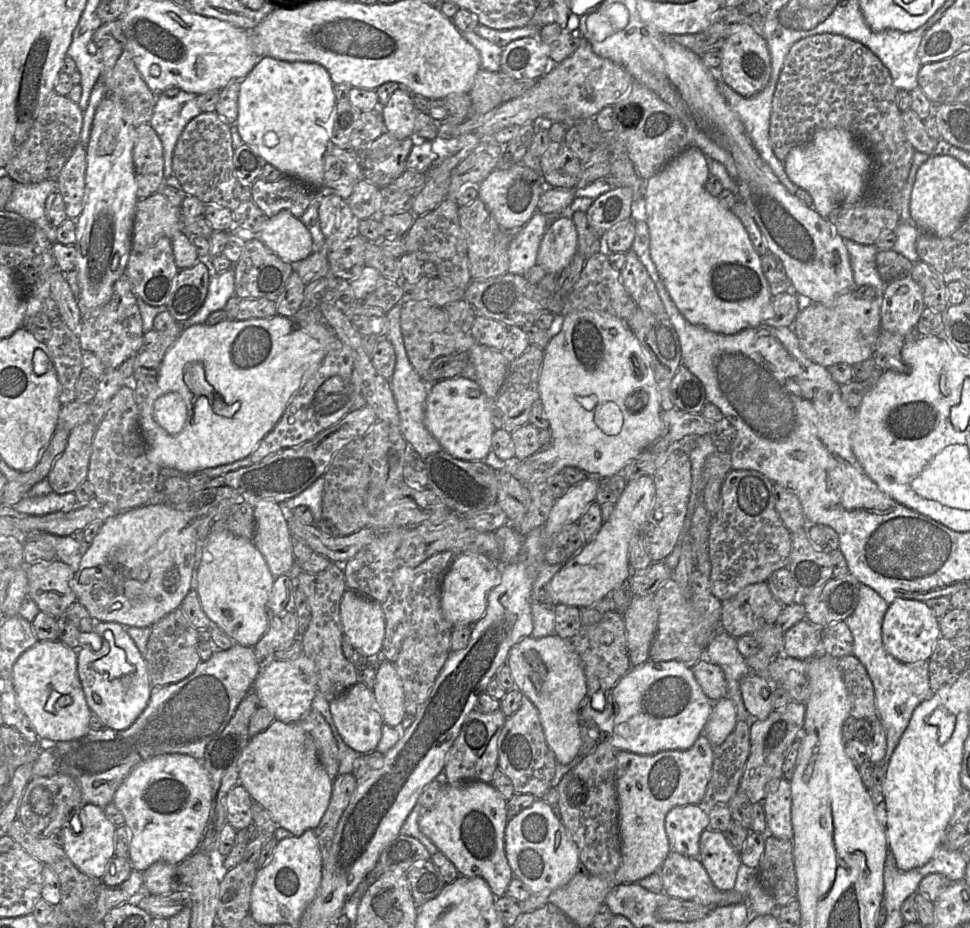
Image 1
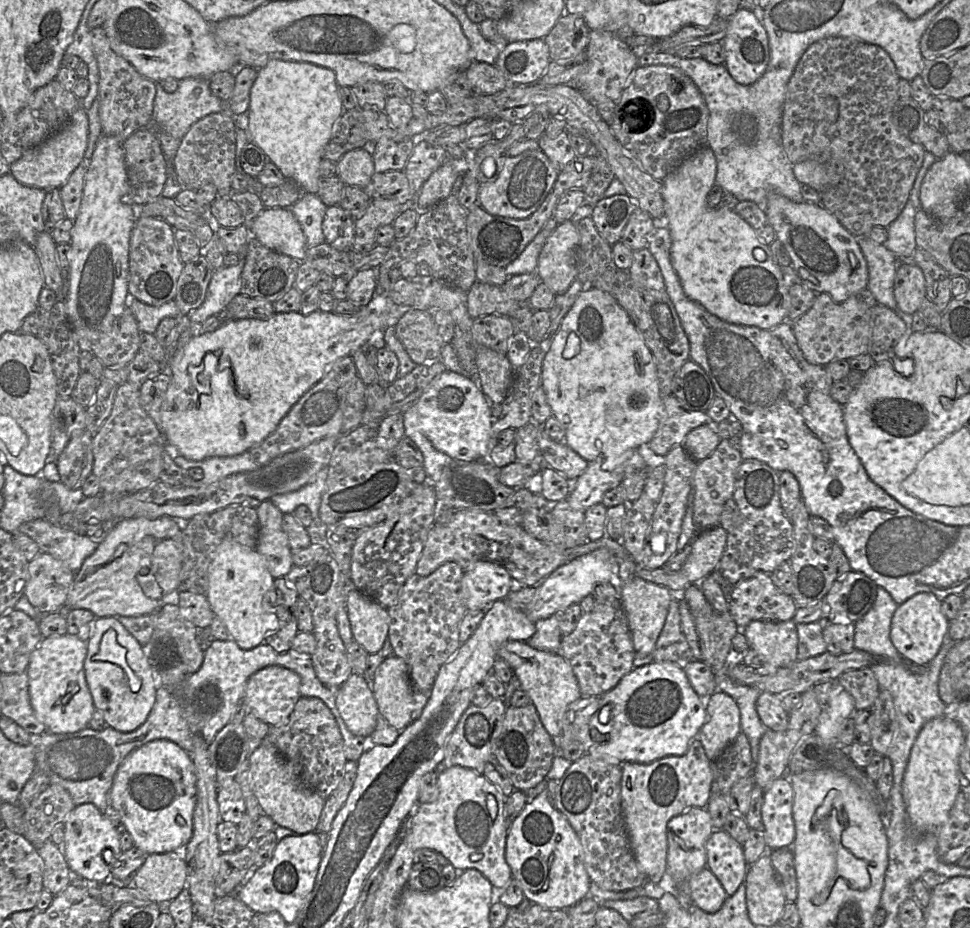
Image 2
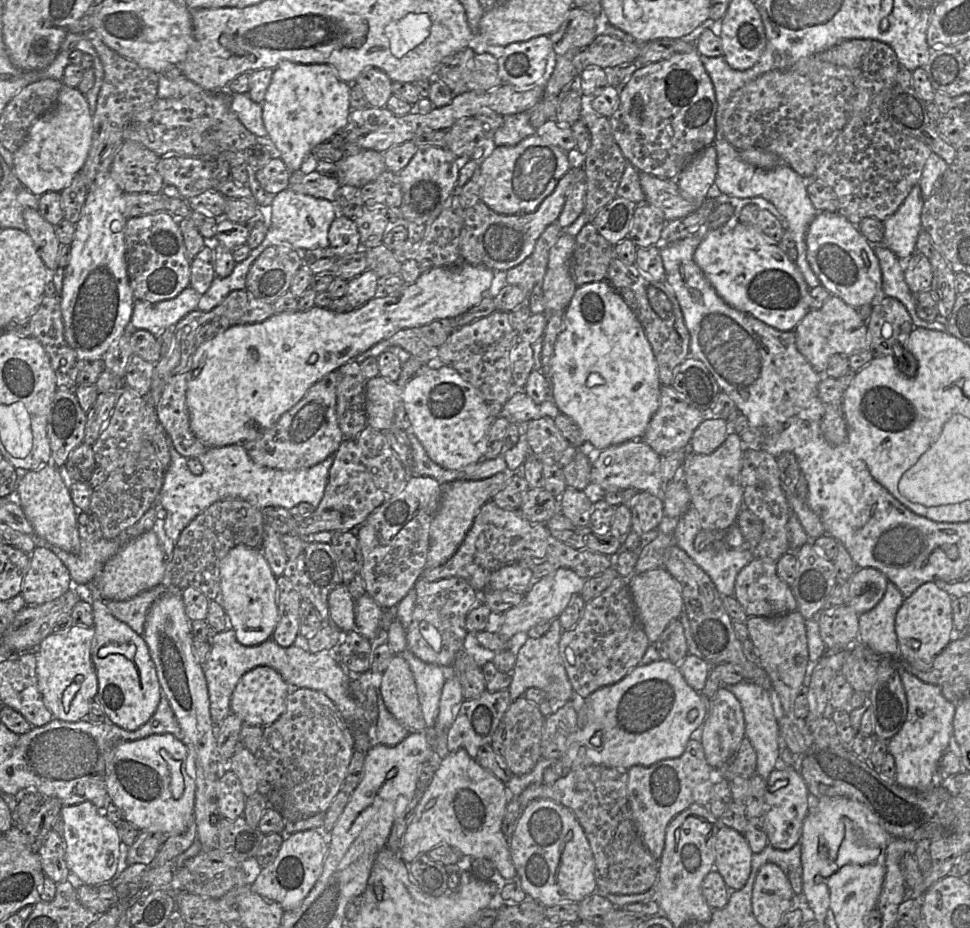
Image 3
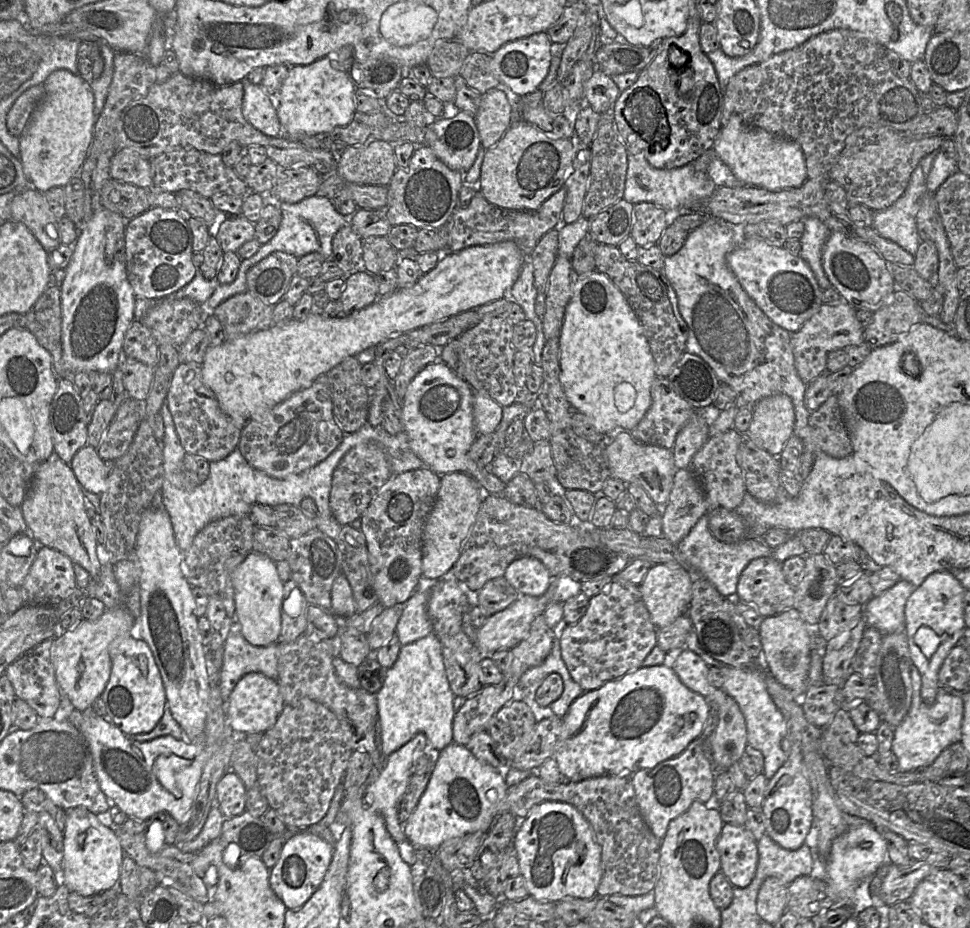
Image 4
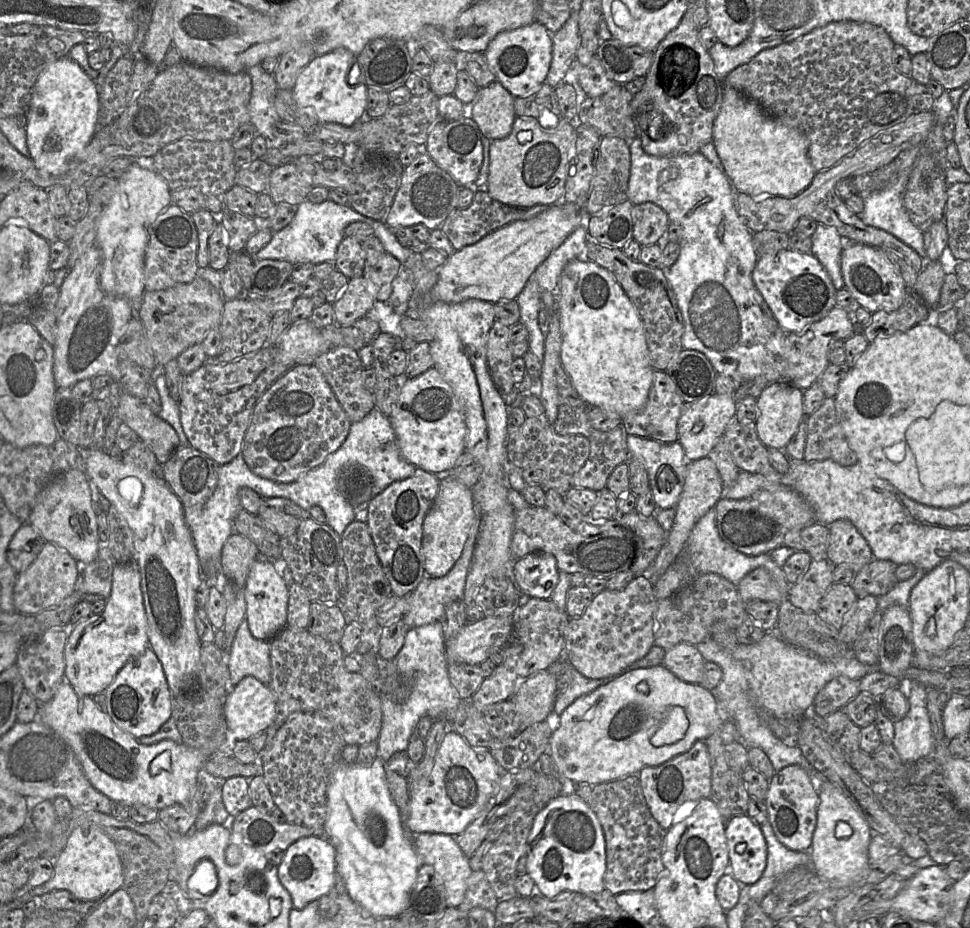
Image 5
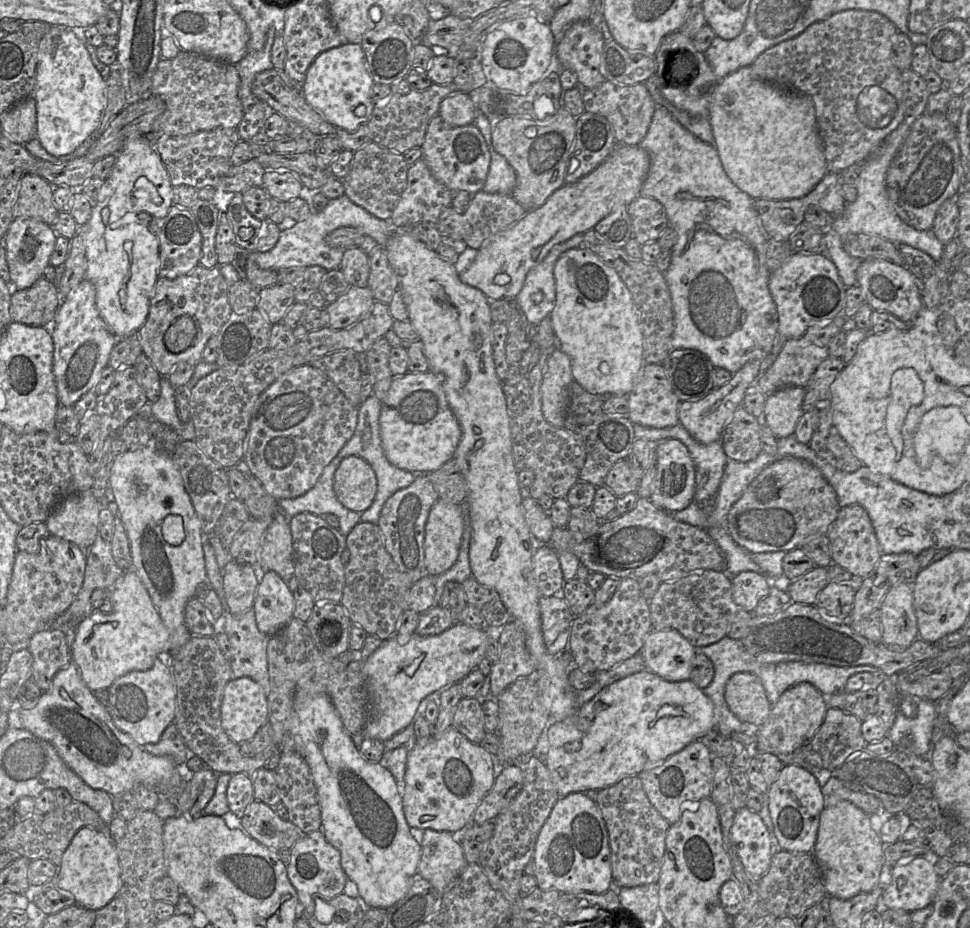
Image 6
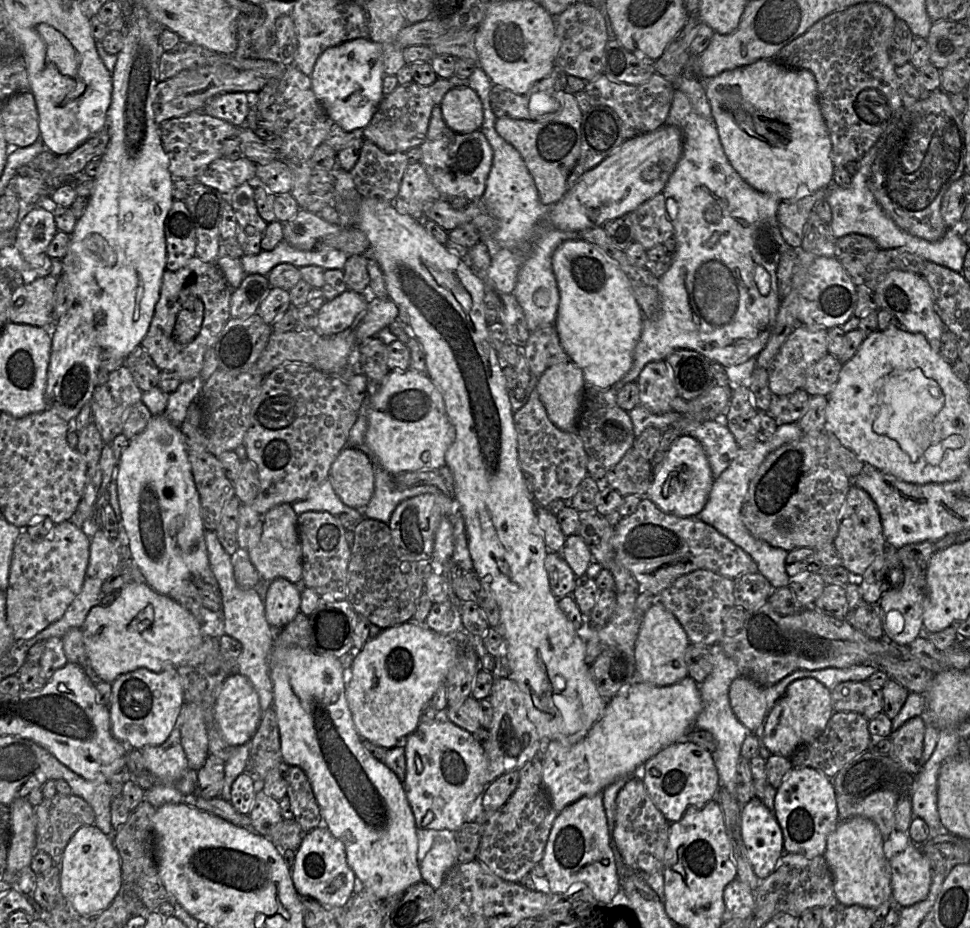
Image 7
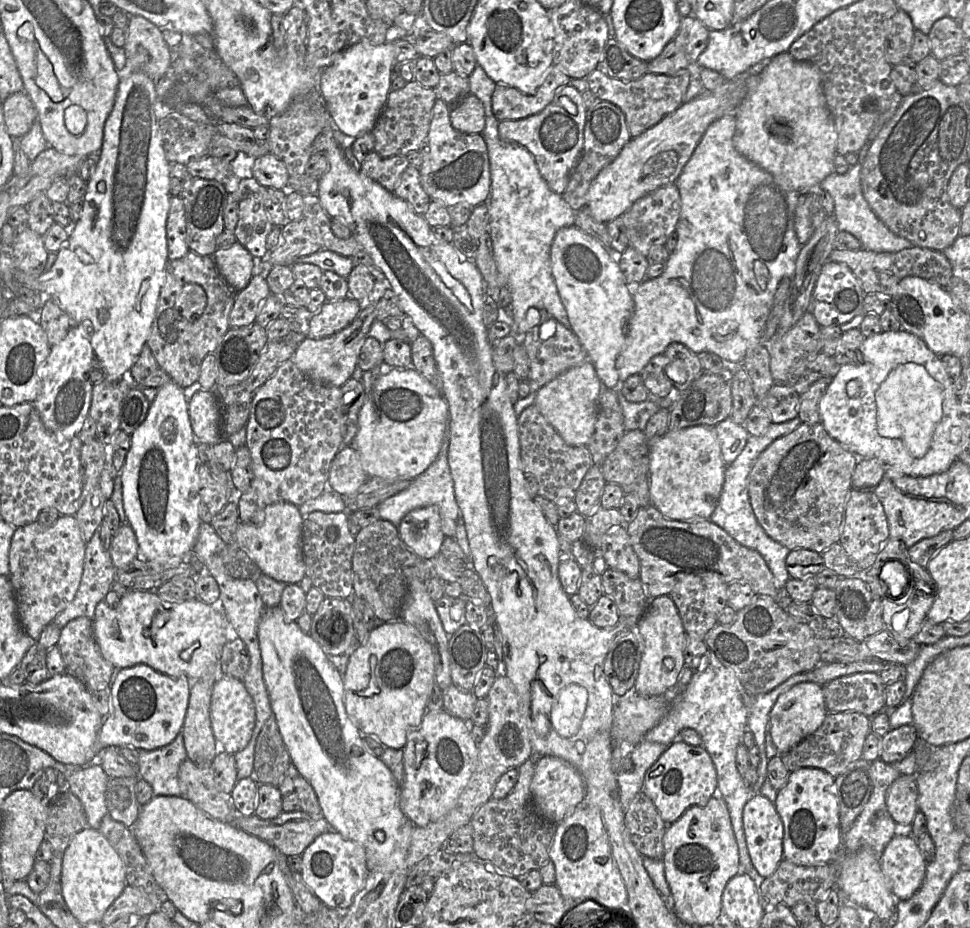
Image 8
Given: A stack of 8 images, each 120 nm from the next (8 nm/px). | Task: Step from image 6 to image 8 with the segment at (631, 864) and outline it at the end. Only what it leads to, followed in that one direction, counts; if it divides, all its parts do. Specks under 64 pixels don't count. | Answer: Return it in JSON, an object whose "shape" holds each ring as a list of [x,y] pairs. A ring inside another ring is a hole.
{"shape":[[[643,790],[637,793],[626,810],[625,824],[642,856],[663,860],[663,838],[668,824]]]}

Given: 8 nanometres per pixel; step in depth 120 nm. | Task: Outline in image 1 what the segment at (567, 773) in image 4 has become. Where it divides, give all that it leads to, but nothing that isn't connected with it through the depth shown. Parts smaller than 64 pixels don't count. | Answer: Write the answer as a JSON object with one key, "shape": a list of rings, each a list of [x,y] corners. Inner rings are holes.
{"shape":[[[649,660],[632,667],[609,694],[604,694],[604,698],[606,707],[603,711],[584,705],[581,710],[584,723],[594,723],[605,733],[600,742],[609,743],[616,751],[639,755],[691,748],[703,734],[714,703],[696,681],[692,667],[677,660]]]}

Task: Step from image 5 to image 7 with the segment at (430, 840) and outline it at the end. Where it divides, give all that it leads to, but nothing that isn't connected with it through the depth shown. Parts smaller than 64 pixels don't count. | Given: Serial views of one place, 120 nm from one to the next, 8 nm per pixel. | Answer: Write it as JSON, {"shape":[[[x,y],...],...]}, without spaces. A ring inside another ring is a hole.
{"shape":[[[437,839],[419,863],[422,879],[437,890],[457,863],[458,849],[455,839]]]}

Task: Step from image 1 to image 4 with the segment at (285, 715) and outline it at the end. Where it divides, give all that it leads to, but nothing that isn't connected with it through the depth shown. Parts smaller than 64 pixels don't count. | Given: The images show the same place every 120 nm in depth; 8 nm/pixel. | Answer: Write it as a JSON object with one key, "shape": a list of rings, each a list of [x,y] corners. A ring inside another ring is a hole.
{"shape":[[[259,672],[245,674],[234,687],[226,703],[227,723],[237,735],[262,733],[274,726],[284,708],[277,680]]]}

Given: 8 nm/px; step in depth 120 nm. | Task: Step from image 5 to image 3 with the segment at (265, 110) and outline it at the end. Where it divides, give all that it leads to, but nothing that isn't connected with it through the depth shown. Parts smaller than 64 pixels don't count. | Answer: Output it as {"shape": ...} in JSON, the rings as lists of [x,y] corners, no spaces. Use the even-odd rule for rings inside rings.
{"shape":[[[223,90],[221,93],[226,95],[231,109],[250,132],[257,137],[268,137],[262,117],[262,104],[254,102],[247,93],[232,94],[227,90]]]}

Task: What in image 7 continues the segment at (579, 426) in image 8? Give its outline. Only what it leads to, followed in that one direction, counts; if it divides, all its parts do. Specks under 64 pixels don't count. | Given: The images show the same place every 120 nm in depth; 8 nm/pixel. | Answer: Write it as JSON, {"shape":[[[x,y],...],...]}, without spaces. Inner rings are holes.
{"shape":[[[572,361],[549,367],[537,384],[550,421],[560,430],[577,434],[577,419],[587,383]]]}

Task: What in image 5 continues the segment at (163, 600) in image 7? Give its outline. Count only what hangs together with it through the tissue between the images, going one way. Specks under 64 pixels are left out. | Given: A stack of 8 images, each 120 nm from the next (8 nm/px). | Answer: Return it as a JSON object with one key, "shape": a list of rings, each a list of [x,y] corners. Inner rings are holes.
{"shape":[[[134,560],[125,563],[116,563],[113,570],[112,588],[110,596],[107,599],[105,609],[98,615],[91,615],[88,618],[80,621],[76,625],[68,629],[68,638],[64,650],[65,672],[64,679],[81,695],[94,696],[98,693],[104,692],[107,687],[113,682],[119,670],[131,659],[141,655],[147,648],[149,648],[148,640],[148,623],[144,607],[143,596],[140,586],[140,572],[139,567]]]}

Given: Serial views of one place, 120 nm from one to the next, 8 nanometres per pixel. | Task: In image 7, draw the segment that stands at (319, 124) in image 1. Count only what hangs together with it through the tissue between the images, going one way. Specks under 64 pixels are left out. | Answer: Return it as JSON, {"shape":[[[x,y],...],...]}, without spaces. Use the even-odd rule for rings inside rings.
{"shape":[[[356,38],[329,47],[318,57],[312,74],[311,86],[329,118],[343,130],[363,130],[371,121],[384,98],[382,91],[383,47],[370,38]]]}

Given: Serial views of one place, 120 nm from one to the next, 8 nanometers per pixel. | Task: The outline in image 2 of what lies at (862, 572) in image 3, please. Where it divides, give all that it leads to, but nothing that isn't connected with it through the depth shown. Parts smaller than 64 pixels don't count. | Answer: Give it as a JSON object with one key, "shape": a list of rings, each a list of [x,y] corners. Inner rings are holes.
{"shape":[[[850,570],[834,581],[824,600],[828,605],[829,622],[853,622],[873,605],[878,586],[861,572]]]}

